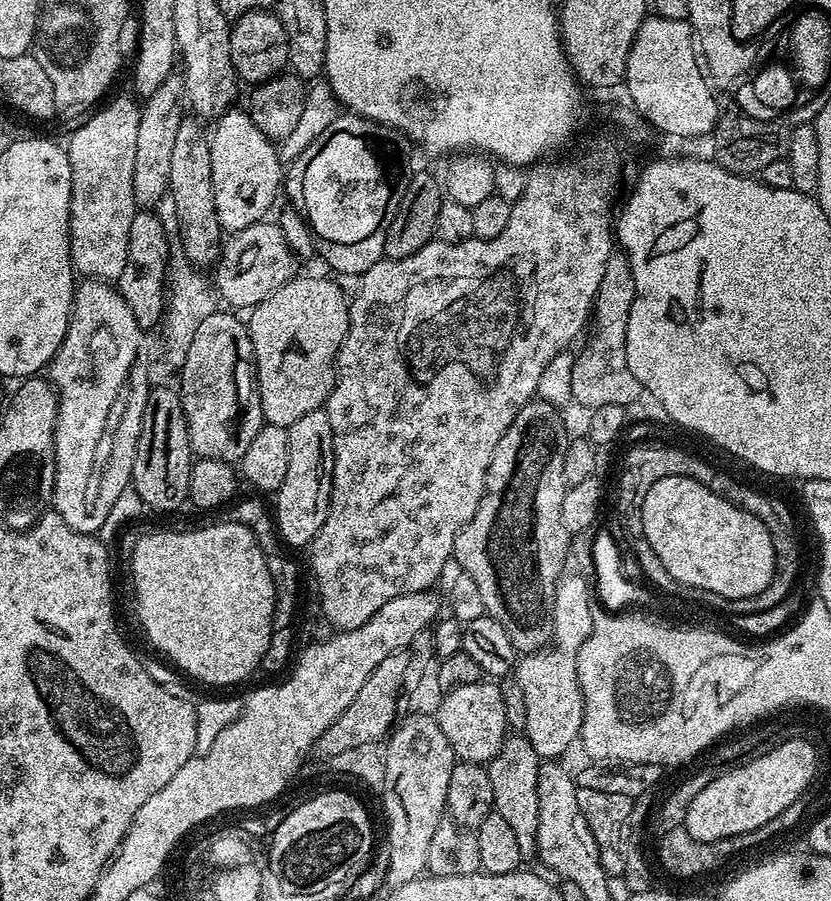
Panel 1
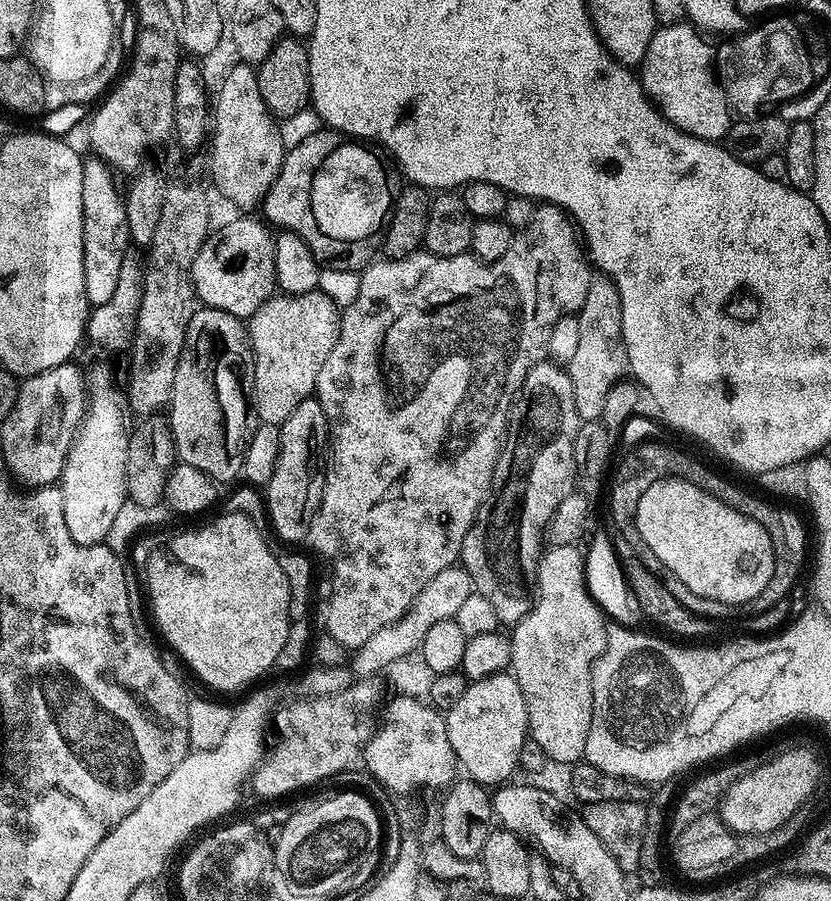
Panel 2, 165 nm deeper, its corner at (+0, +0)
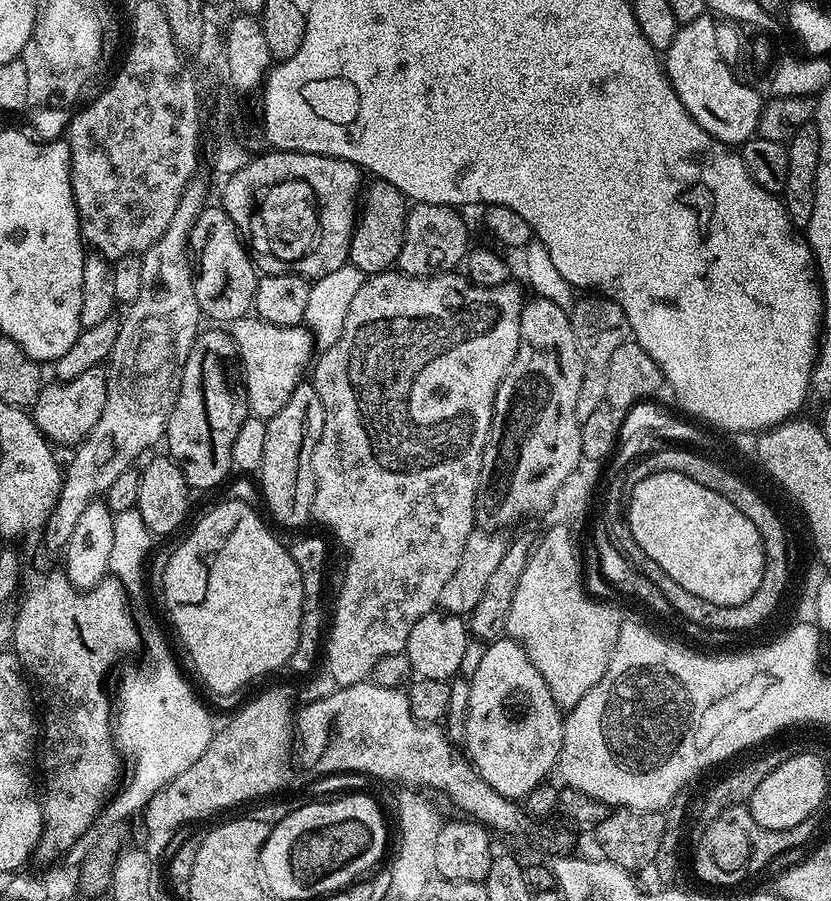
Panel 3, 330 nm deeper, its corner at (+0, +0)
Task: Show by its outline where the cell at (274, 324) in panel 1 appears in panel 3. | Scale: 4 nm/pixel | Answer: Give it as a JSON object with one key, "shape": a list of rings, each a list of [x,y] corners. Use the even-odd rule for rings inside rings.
{"shape":[[[249,314],[231,321],[230,335],[236,343],[238,372],[242,377],[249,413],[266,422],[278,414],[286,402],[290,402],[290,394],[294,394],[296,387],[305,379],[314,360],[312,334],[307,327],[299,324],[274,326],[255,314]]]}

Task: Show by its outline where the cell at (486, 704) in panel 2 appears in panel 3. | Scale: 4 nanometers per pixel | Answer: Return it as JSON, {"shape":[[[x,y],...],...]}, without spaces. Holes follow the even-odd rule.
{"shape":[[[511,638],[494,640],[485,647],[482,663],[470,678],[467,702],[462,748],[472,767],[489,786],[498,790],[498,794],[508,800],[523,801],[538,785],[549,779],[551,772],[553,775],[564,737],[565,717],[550,694],[550,686],[546,686],[546,678],[534,670],[534,662],[530,662],[526,650],[518,641]]]}

